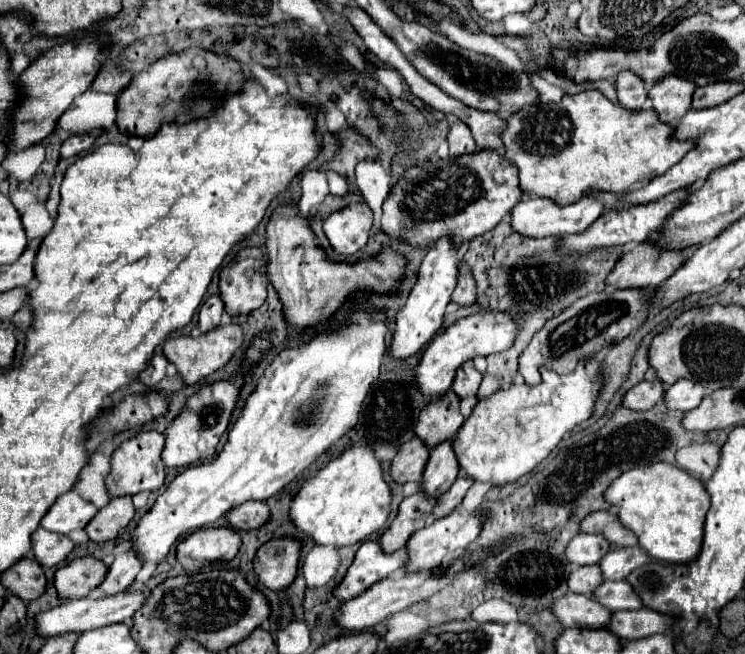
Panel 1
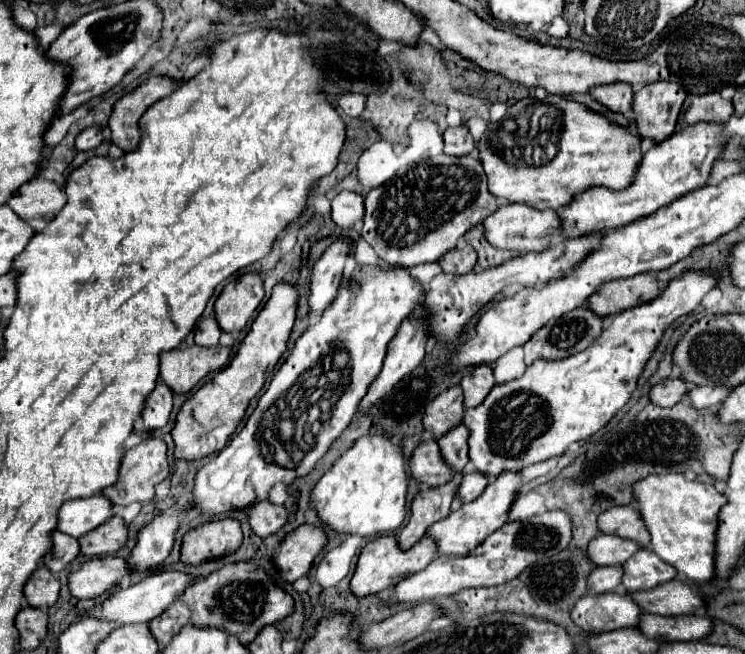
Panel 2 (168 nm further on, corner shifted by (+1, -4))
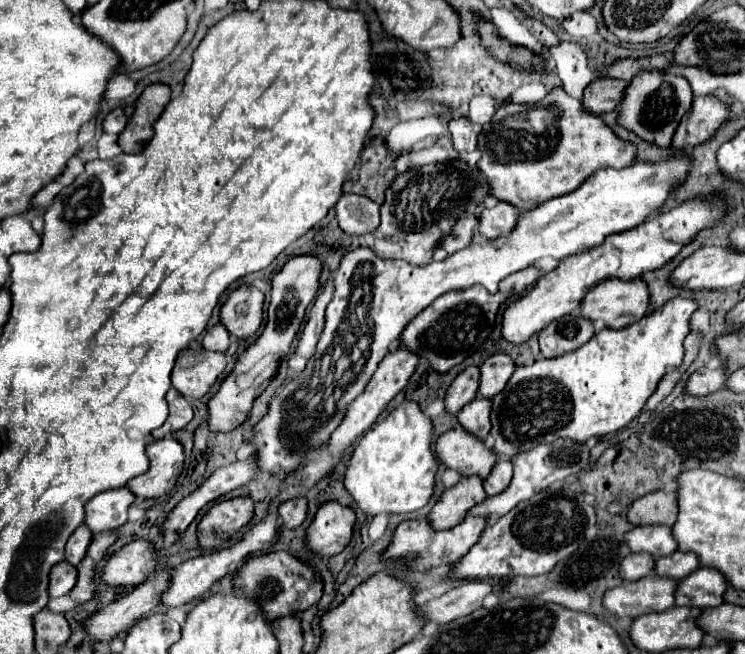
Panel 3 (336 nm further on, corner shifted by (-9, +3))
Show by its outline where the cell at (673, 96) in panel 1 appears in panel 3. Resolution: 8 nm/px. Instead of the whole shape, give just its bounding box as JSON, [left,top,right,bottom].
[618,72,692,148]

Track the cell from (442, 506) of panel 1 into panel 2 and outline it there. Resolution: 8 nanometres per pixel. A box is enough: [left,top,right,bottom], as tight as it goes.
[456,471,488,505]

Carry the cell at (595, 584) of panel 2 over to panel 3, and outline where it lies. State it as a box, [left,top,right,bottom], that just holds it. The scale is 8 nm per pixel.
[620,554,654,582]

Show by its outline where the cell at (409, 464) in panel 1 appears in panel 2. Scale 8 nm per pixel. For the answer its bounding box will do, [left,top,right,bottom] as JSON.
[410,439,462,487]

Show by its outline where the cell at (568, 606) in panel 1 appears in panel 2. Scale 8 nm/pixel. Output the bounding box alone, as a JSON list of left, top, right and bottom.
[572,593,644,633]

